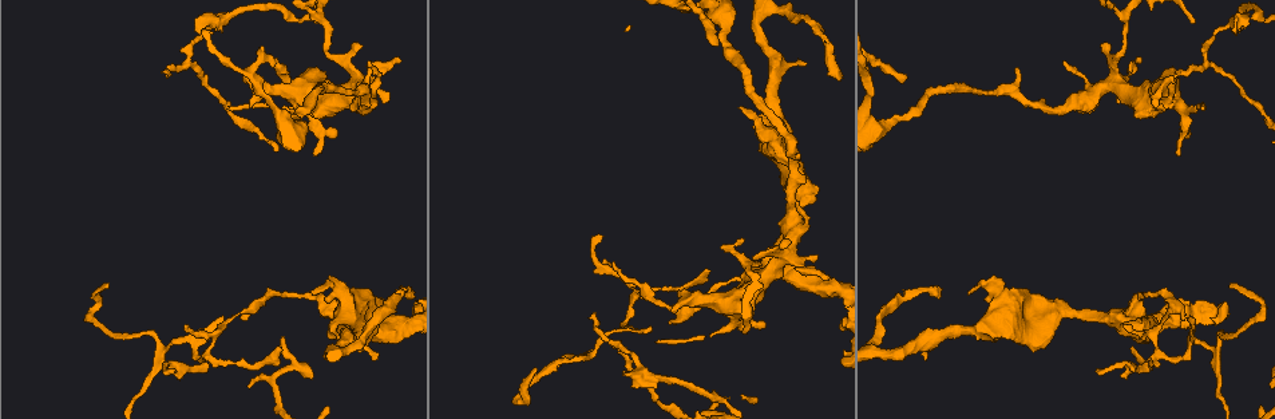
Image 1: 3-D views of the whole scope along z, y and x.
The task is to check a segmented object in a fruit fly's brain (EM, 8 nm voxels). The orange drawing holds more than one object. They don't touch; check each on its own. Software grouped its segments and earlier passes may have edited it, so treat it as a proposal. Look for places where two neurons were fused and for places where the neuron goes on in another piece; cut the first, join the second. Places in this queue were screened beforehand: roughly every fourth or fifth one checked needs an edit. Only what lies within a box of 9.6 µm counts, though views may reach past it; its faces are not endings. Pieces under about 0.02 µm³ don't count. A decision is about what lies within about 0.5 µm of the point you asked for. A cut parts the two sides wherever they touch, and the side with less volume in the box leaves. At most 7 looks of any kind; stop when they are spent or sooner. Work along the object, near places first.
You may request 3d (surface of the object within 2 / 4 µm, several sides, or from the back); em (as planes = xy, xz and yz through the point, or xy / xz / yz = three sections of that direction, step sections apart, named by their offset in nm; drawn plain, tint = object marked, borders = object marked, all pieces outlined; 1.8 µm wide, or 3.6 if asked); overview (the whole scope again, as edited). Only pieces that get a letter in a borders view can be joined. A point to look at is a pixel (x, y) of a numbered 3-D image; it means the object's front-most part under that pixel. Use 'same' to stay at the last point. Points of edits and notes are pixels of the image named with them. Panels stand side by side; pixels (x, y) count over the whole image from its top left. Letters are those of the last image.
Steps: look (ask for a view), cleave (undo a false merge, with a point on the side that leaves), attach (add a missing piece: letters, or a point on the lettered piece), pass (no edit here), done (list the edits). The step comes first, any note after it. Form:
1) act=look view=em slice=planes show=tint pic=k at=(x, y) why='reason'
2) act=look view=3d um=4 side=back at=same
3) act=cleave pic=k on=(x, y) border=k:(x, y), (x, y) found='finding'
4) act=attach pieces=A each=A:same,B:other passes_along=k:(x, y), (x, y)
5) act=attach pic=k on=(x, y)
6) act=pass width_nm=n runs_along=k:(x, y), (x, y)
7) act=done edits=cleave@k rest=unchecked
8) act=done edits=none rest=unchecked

act=look view=3d um=2 pic=1 at=(167, 74) why='thin end'

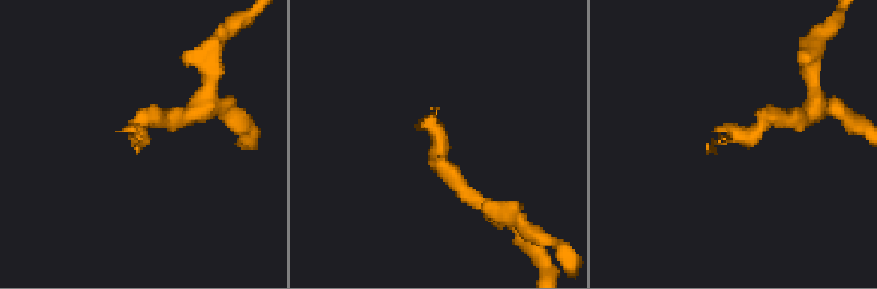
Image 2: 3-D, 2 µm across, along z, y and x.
act=look view=em slice=planes show=borders pic=2 at=(709, 148)

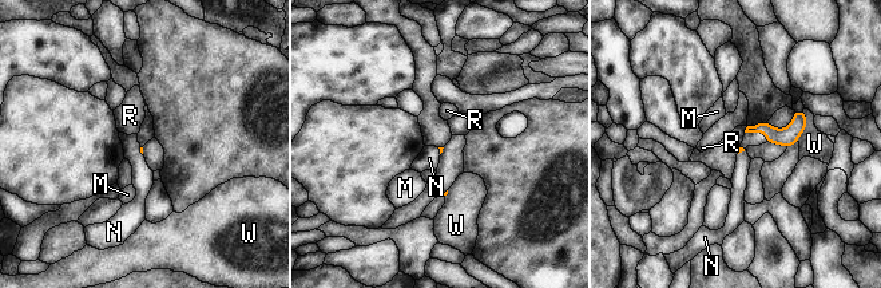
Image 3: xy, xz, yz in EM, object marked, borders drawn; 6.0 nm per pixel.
act=attach pieces=N longest_contact=W:190nm each=M:other,N:same,R:other,W:other found='the neuron continues'

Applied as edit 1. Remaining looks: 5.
act=look view=overview why='redraw'

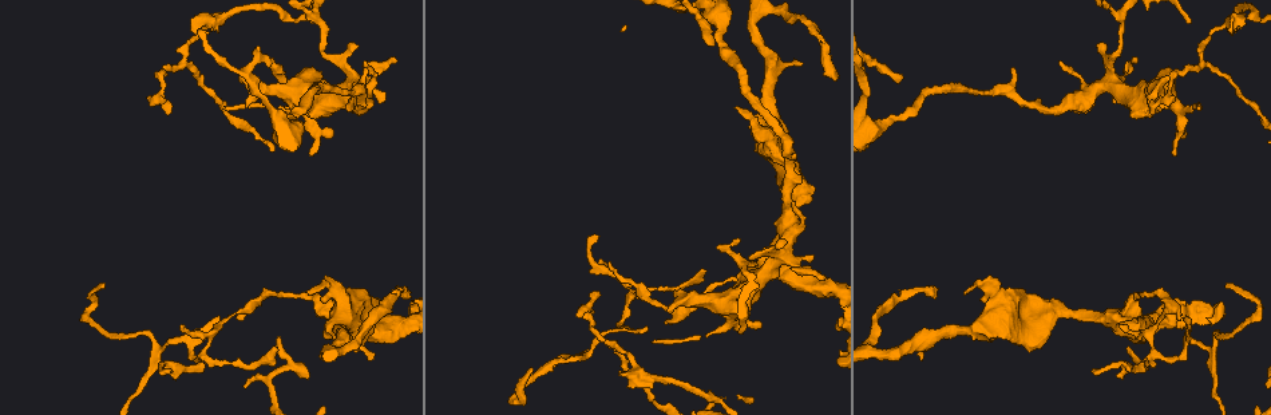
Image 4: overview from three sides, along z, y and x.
act=look view=em slice=xz step=8 show=tint pic=4 at=(286, 78) why='an open end'

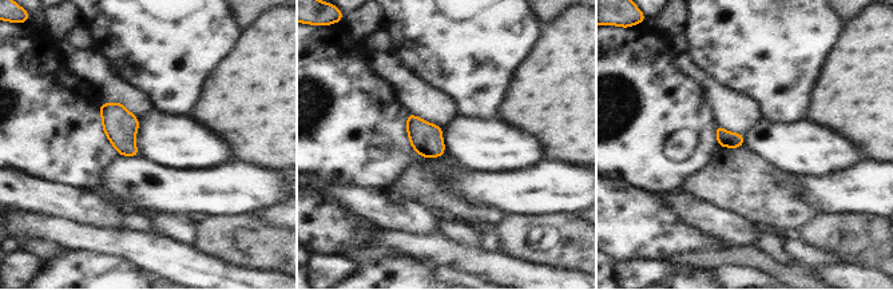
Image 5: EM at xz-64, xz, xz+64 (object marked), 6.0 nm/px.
act=look view=em slice=planes show=borders at=same

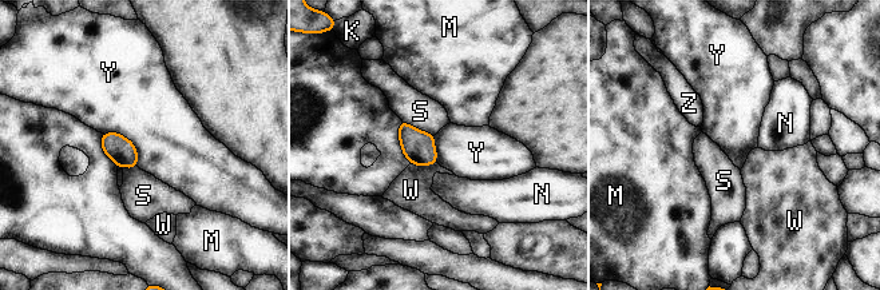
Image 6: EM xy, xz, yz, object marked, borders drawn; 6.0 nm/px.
act=pass width_nm=160 each=K:other,M:other,N:other,S:other,W:other,Y:other,Z:other border=6:(104, 131), (134, 144), (138, 166) found='none of them fits'

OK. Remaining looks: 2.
act=look view=em slice=planes show=borders pic=4 at=(309, 153) why='an open end'

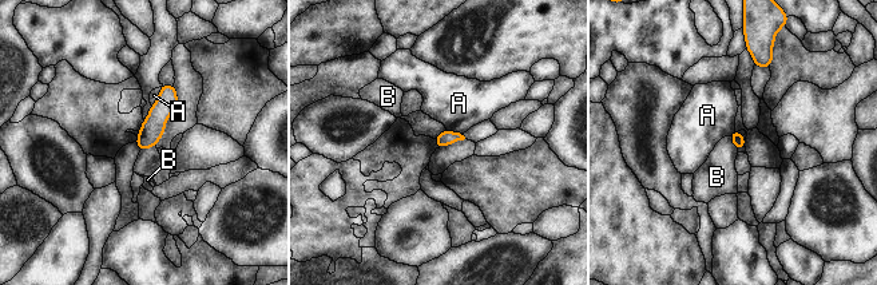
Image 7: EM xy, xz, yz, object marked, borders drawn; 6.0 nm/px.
act=pass each=A:other,B:other found='none of them fits'

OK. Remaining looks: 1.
act=done edits=attach@3 rest=unchecked

